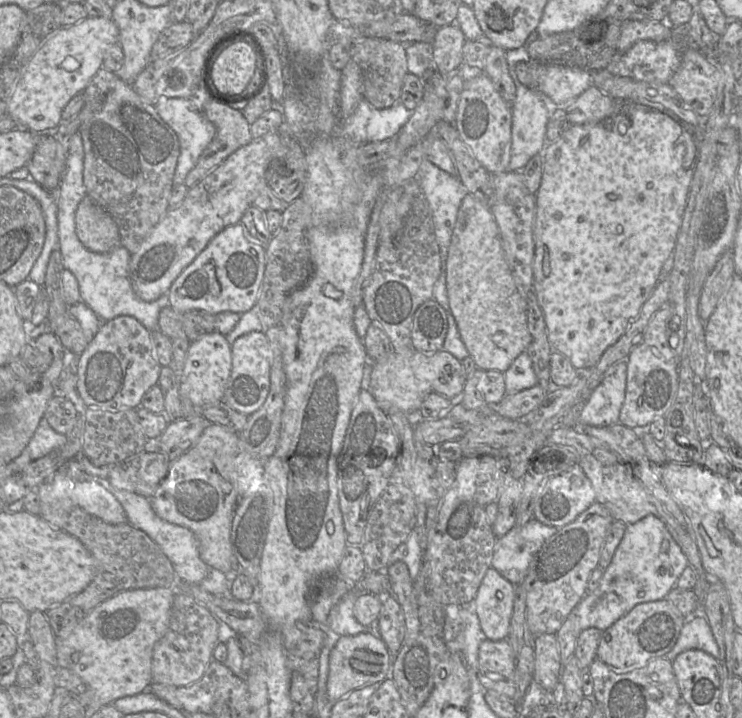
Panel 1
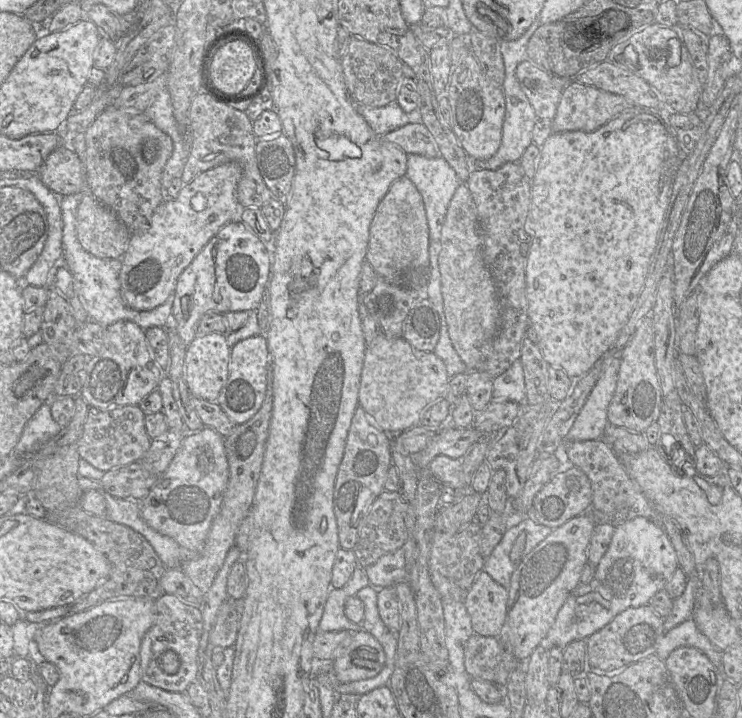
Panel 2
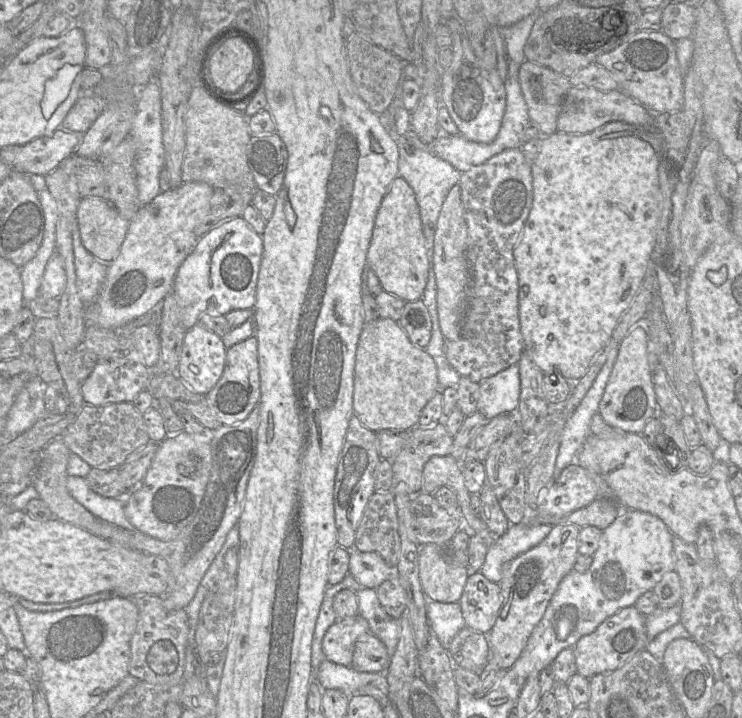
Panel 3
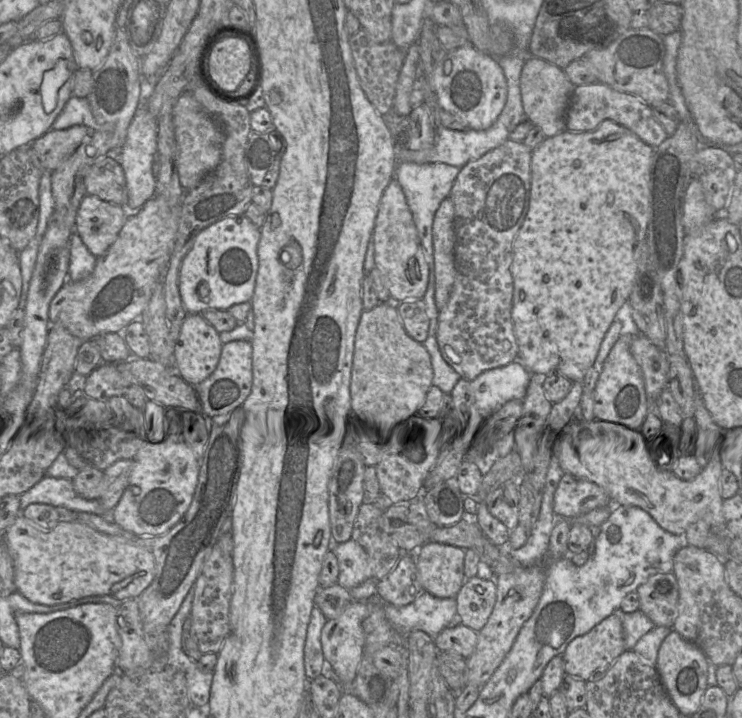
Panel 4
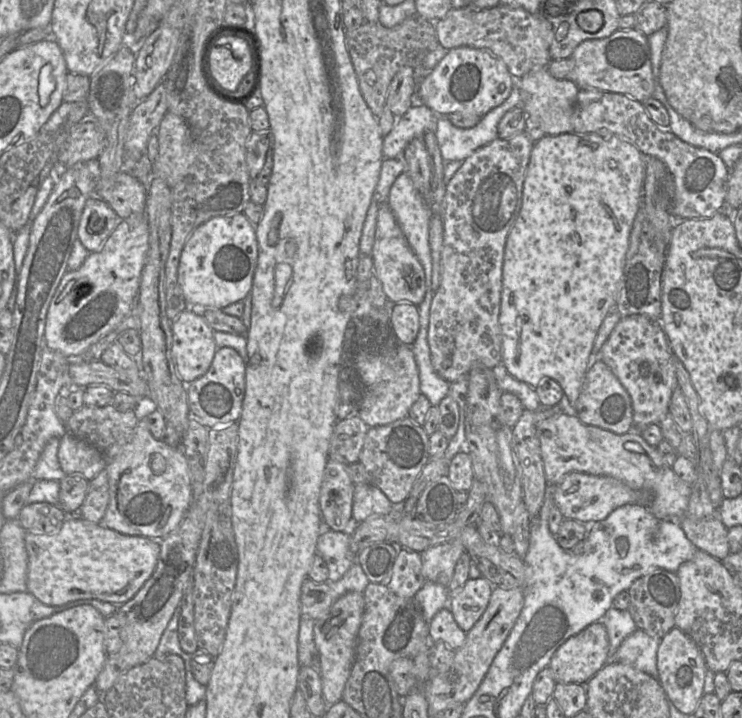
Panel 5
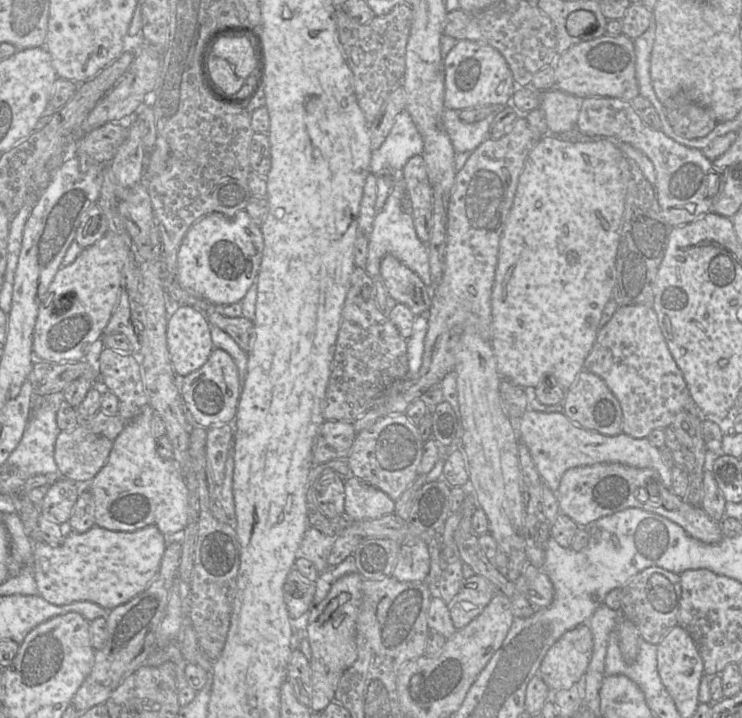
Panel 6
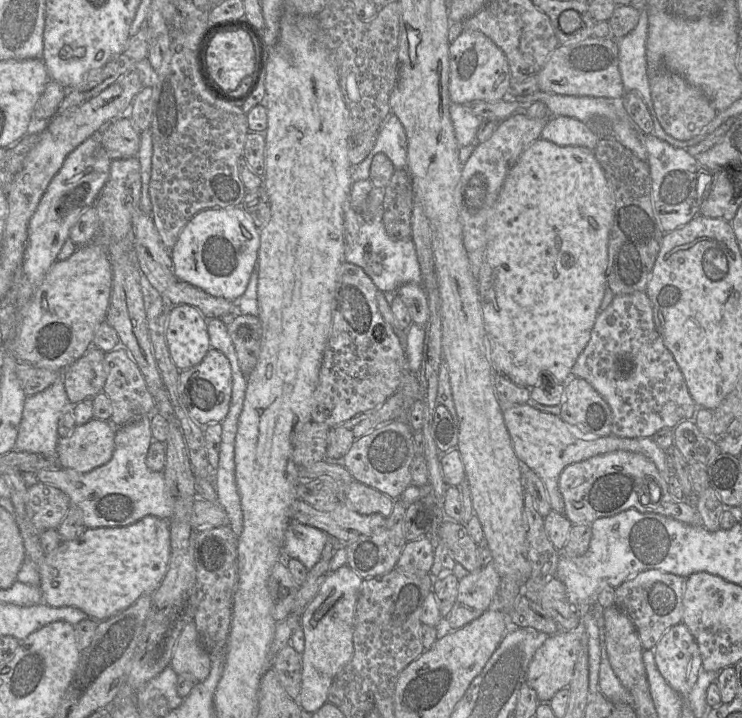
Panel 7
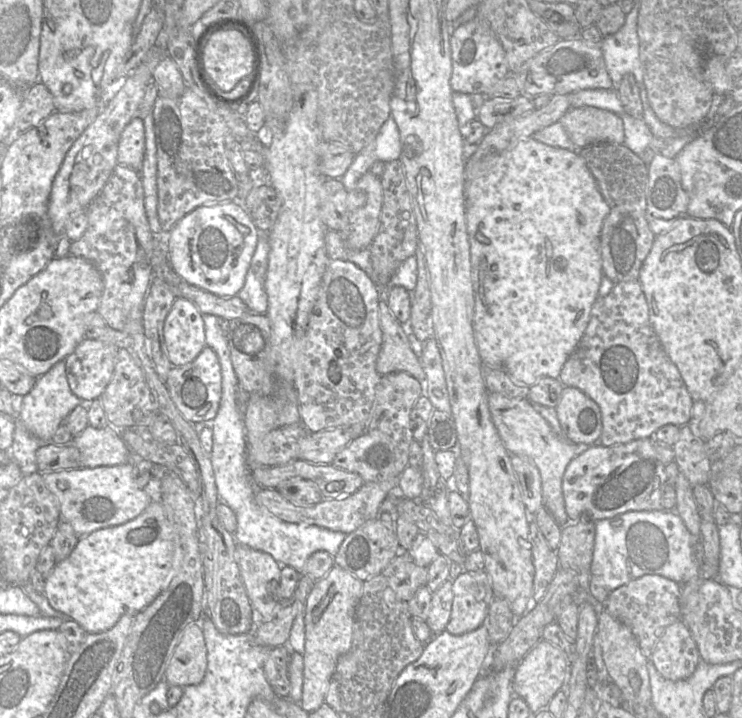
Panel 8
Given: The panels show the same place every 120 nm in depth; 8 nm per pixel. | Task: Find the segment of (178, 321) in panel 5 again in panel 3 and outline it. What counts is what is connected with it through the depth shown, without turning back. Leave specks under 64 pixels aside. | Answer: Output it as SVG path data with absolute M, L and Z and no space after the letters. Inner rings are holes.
M197 322L186 331L178 377L194 392L206 395L223 374L226 350L222 337Z

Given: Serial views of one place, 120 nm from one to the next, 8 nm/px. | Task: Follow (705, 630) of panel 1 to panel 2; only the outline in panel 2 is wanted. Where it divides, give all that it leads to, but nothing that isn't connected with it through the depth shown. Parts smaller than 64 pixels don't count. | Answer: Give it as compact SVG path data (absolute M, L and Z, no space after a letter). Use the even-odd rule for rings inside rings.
M692 618L666 631L657 646L655 655L665 661L674 649L681 646L698 649L709 658L717 670L721 670L723 652L711 644L709 639L697 628Z

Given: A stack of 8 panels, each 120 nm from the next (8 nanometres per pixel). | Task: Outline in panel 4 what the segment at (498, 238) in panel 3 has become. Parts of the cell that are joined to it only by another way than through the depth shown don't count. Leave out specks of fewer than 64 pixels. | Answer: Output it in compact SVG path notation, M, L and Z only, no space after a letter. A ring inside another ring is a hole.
M507 140L479 159L464 165L449 194L454 205L456 276L447 304L438 311L436 340L444 361L460 378L467 381L518 359L518 345L511 318L514 287L510 266L513 241L529 207L531 152L524 142Z

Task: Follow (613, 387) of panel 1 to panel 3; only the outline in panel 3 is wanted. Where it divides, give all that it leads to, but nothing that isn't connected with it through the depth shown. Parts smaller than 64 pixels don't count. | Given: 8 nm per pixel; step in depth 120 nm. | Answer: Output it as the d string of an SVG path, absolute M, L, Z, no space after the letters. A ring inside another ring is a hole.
M614 347L593 381L591 387L568 418L561 434L560 446L556 458L556 475L573 463L586 438L591 434L590 422L594 414L599 413L599 403L611 374L618 354Z

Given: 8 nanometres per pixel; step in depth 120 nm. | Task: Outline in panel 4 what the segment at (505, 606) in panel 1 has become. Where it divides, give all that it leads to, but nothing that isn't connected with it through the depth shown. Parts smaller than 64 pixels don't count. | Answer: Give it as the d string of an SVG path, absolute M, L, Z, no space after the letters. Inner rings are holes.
M477 576L466 579L455 596L457 614L461 623L475 632L480 631L492 613L496 598L497 589L494 579L485 580ZM476 586L481 586L483 592L478 593L475 590Z

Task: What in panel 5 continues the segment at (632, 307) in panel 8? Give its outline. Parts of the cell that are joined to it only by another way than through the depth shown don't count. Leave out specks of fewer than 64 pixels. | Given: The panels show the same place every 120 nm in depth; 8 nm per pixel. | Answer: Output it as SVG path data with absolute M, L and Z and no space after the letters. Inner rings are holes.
M640 314L621 317L598 353L598 359L611 369L631 398L636 430L659 423L669 412L672 393L679 386L673 355L660 321Z

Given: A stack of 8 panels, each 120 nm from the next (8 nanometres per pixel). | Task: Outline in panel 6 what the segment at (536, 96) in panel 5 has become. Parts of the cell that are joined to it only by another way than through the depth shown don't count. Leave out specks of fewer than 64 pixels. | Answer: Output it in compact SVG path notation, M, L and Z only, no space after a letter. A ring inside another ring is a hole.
M558 88L541 92L540 108L546 116L548 134L560 135L576 127L582 100Z

